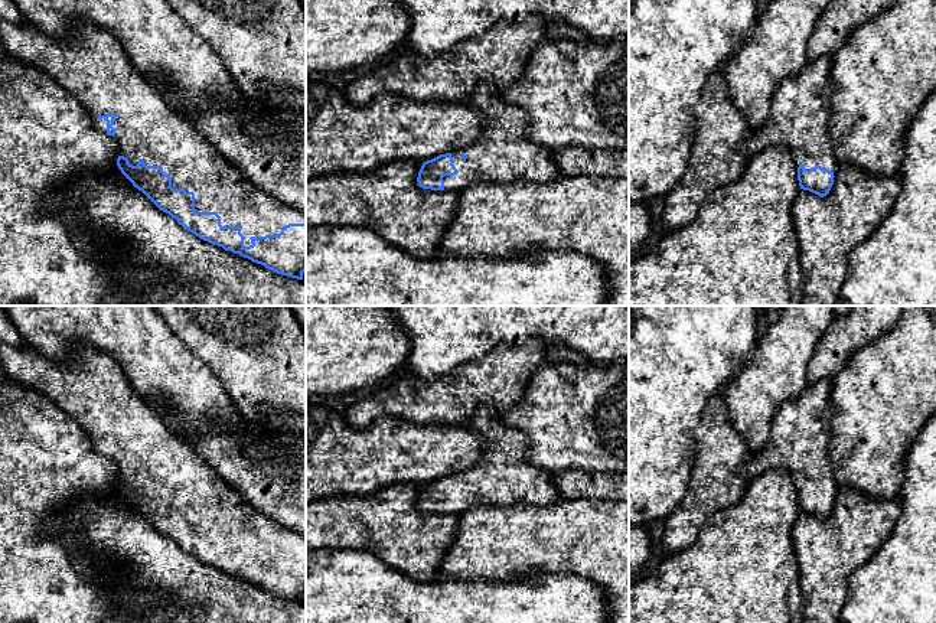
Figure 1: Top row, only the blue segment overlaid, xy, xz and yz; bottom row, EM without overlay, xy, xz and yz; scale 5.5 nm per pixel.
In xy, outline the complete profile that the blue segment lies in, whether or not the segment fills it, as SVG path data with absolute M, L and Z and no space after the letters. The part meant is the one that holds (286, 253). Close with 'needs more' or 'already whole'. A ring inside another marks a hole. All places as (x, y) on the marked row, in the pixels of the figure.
M0 20L0 37L9 56L45 72L85 108L97 130L115 138L120 146L118 169L160 211L203 241L239 254L277 274L303 280L306 215L254 186L219 153L218 147L170 107L162 89L134 68L124 48L111 33L85 22L72 39L62 39L46 35L29 22L16 25Z; needs more

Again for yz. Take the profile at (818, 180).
M819 56L806 62L796 76L789 76L779 85L772 102L769 118L738 144L738 151L751 159L772 146L783 144L789 149L798 167L799 186L821 198L826 196L834 185L836 163L831 149L831 62L829 56Z; needs more

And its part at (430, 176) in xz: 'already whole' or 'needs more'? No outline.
needs more

